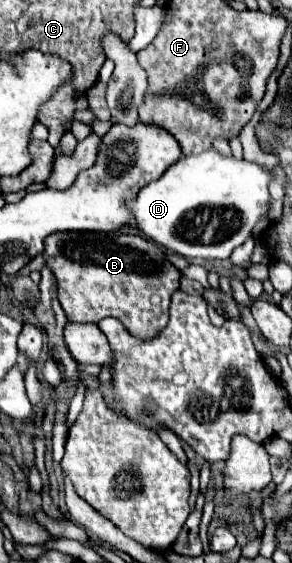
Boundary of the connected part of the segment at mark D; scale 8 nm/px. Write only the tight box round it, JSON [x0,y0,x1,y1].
[131,147,275,259]

